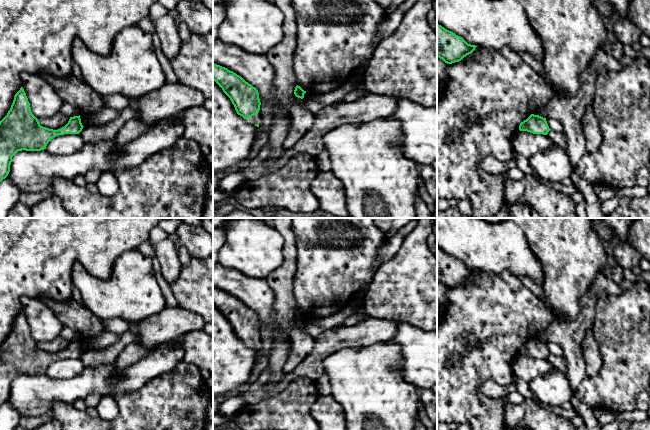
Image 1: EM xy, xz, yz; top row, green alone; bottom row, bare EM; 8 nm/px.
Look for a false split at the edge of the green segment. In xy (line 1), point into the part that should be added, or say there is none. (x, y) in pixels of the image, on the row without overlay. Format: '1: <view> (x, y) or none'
1: none

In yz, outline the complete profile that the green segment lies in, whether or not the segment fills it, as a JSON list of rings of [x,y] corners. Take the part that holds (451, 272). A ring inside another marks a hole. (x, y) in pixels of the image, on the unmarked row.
[[[437,246],[437,281],[447,288],[461,285],[477,270],[468,268],[462,261],[445,253]]]

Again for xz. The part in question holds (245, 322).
[[[213,287],[213,304],[230,322],[238,339],[249,348],[259,351],[262,346],[258,314],[241,300]]]

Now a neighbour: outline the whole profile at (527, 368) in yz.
[[[518,354],[511,363],[513,377],[520,378],[527,383],[541,376],[545,376],[554,367],[543,358],[533,358]]]

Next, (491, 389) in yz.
[[[489,380],[481,385],[480,392],[486,397],[492,399],[501,399],[507,397],[512,391],[515,391],[516,384],[513,381],[510,385],[501,386],[493,380]]]

